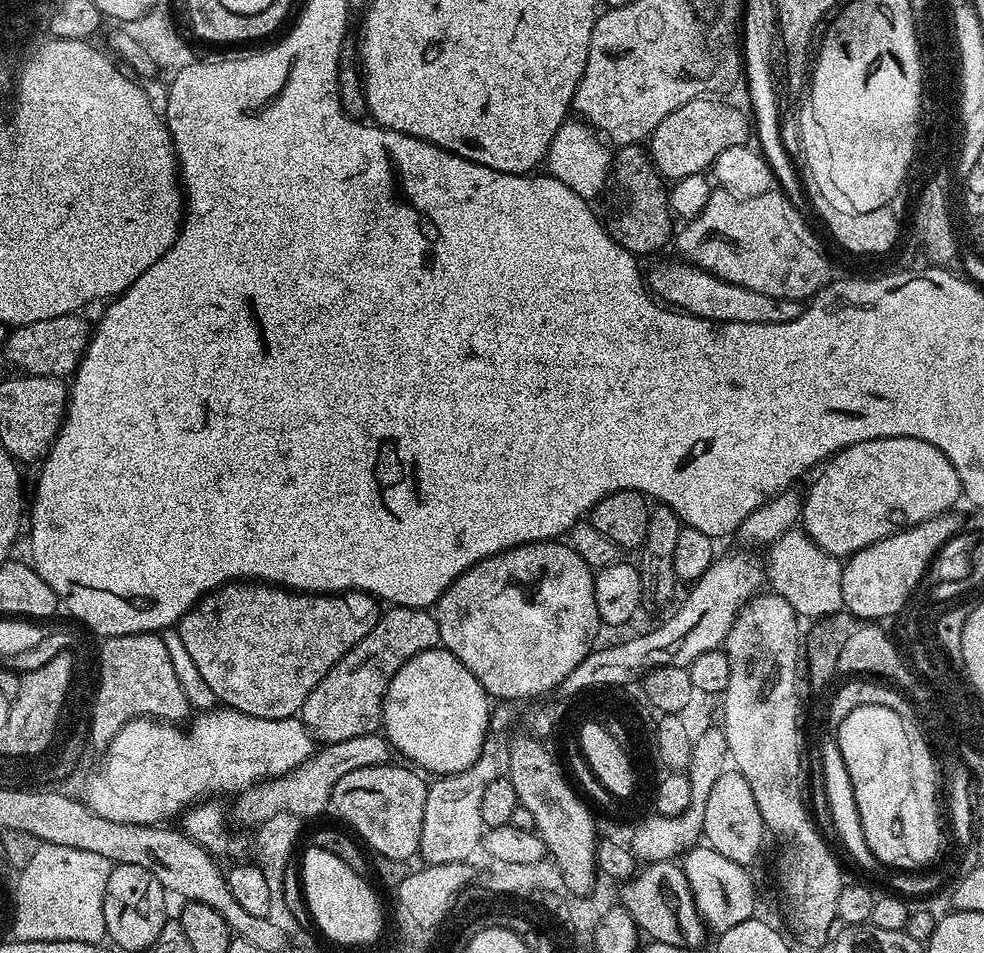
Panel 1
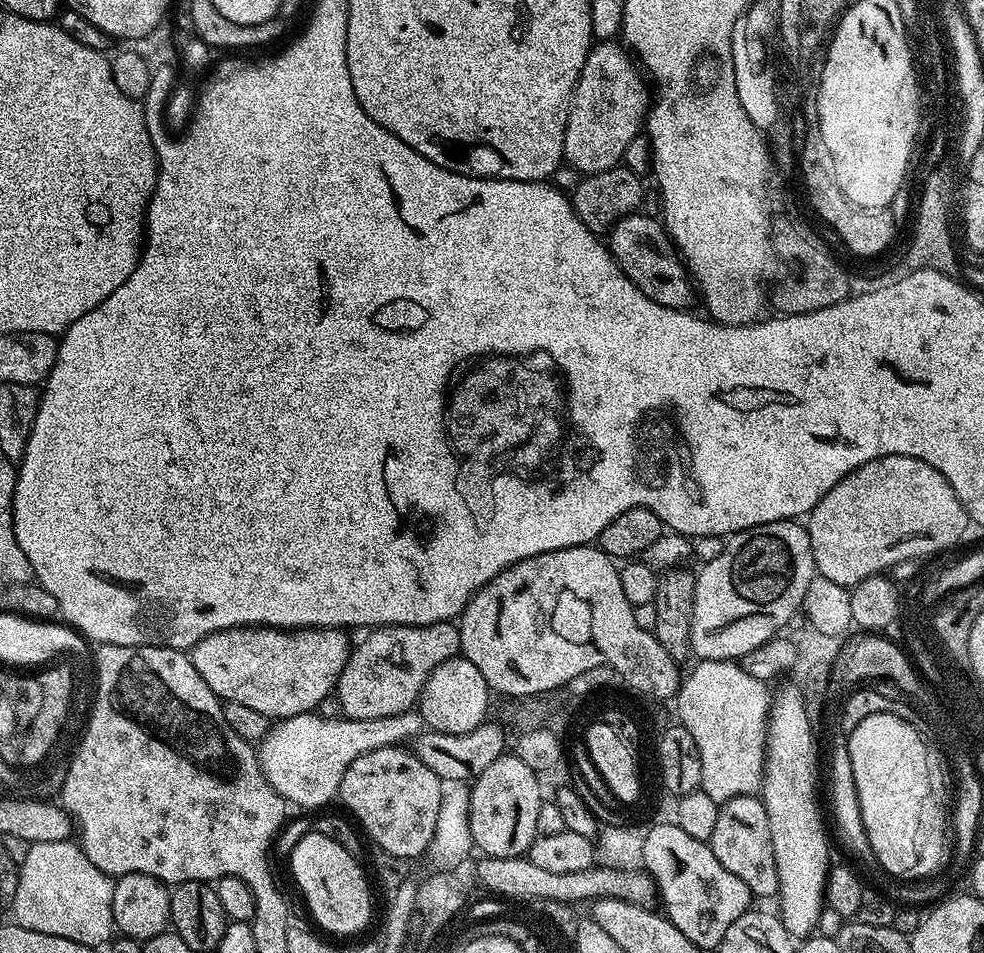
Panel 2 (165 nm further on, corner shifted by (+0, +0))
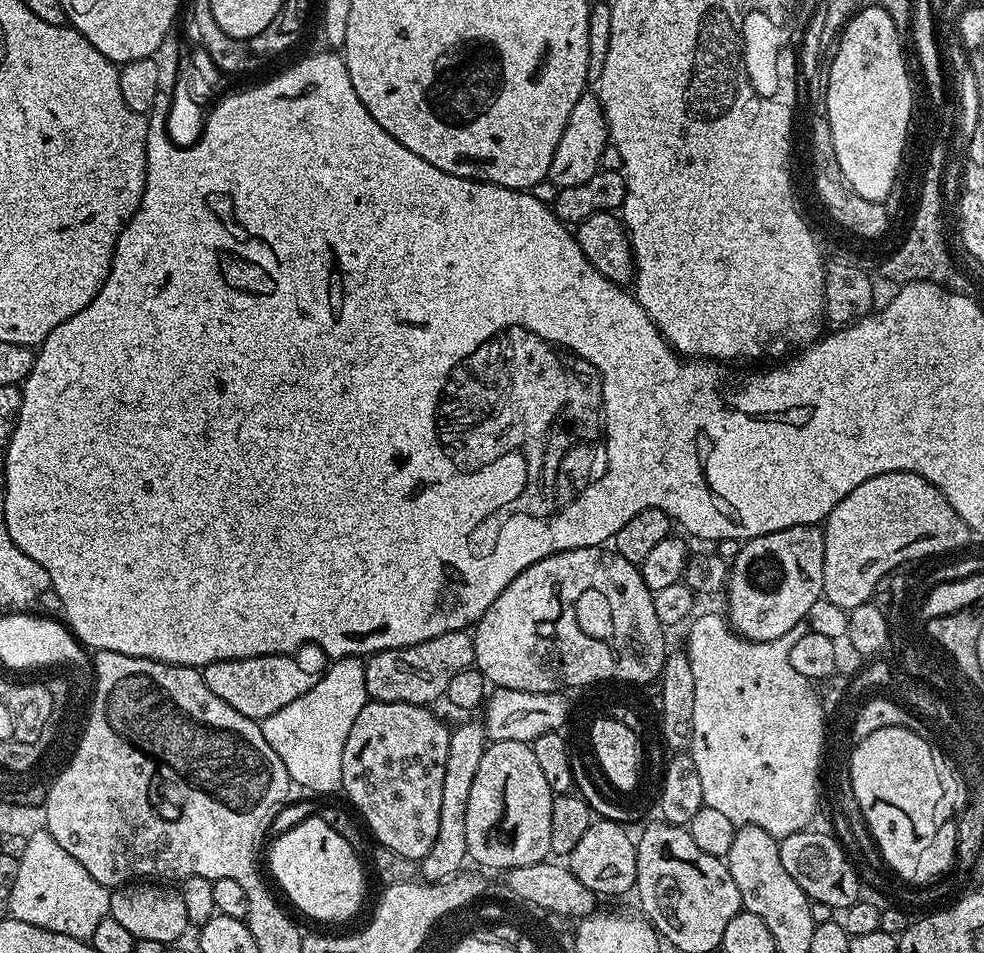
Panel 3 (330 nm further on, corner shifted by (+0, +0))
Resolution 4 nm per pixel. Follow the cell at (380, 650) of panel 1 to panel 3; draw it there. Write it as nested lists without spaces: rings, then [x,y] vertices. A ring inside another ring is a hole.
[[[467,631],[438,634],[438,638],[409,648],[391,648],[367,657],[364,660],[366,690],[373,700],[432,706],[439,696],[441,699],[447,693],[454,674],[473,667],[475,662],[474,642]]]

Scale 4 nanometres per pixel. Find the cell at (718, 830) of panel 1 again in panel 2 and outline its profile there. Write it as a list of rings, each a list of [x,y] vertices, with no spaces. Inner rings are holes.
[[[759,795],[730,798],[720,805],[718,822],[710,841],[714,858],[742,878],[753,897],[775,897],[778,893],[778,866],[774,866],[774,846],[770,842],[770,820],[766,818],[766,806]]]

